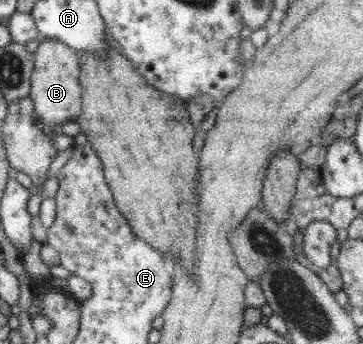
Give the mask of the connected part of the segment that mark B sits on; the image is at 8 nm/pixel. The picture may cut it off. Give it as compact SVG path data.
M48 38L40 42L33 53L35 60L32 75L30 99L33 102L33 114L45 125L58 129L67 121L78 120L84 104L84 92L80 84L81 57L65 42Z

